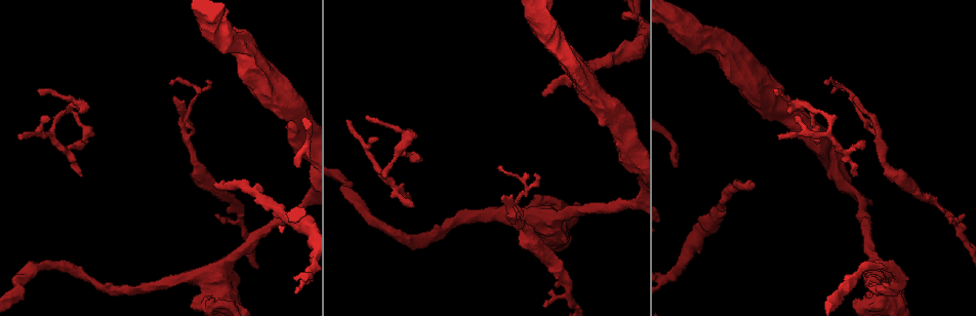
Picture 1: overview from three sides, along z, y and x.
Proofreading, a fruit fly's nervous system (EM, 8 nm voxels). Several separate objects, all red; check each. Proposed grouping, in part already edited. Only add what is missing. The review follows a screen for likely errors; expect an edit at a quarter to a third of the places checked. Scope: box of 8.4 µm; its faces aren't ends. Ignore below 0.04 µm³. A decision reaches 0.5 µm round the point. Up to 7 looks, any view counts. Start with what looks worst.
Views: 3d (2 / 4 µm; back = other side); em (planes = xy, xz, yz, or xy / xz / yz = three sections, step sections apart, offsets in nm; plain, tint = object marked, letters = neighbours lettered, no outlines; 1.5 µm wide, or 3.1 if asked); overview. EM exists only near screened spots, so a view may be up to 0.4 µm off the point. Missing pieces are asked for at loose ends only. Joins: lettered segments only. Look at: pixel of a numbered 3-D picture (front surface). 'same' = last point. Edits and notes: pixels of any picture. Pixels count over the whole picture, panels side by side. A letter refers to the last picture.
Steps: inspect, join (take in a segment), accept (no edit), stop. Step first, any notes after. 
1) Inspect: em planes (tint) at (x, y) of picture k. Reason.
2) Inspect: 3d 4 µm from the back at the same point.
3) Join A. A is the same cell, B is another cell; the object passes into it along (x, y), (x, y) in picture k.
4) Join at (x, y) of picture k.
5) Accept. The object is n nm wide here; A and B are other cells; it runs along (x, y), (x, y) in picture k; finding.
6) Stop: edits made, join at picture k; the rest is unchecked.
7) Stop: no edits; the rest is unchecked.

Inspect: 3d 2 µm at (754, 185) of picture 1.

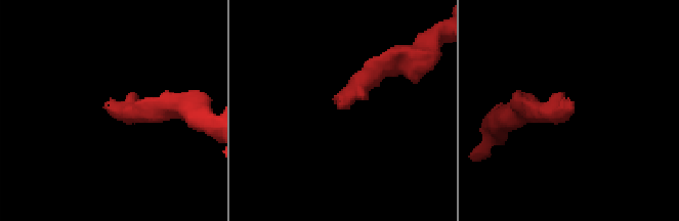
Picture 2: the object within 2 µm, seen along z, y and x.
Inspect: em planes (letters) at (110, 105) of picture 2.

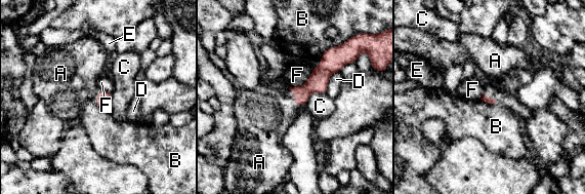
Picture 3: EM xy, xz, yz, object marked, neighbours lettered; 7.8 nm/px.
Join A. A is the same cell, B, C, D, E and F are other cells; it goes on there.

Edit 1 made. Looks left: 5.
Inspect: 3d 2 µm at (865, 141) of picture 1. An open end.

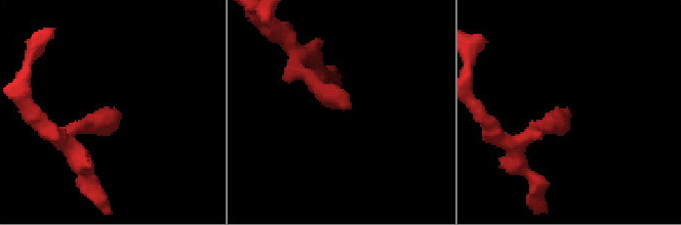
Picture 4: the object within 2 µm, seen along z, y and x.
Inspect: em yz step 4 (letters) at (346, 103) of picture 4.

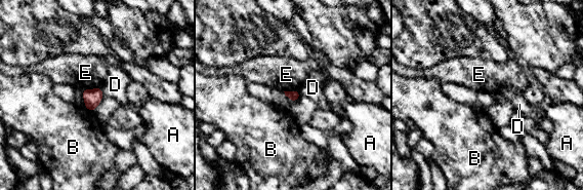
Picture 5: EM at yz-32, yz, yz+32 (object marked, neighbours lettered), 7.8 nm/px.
Accept. The longest contact is with E, 160 nm; A, B, D and E are other cells; no lettered segment goes on from it.

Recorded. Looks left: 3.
Inspect: em planes (letters) at (39, 91) of picture 1. Thin end.

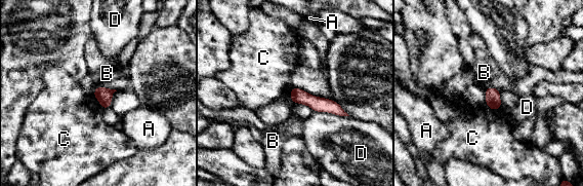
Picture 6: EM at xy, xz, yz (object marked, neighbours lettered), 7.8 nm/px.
Accept. A, B, C and D are other cells; a border runs along (92, 94), (102, 108) in picture 6; no lettered segment goes on from it.

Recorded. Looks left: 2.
Stop: edits made, join at picture 3; the rest is unchecked.

